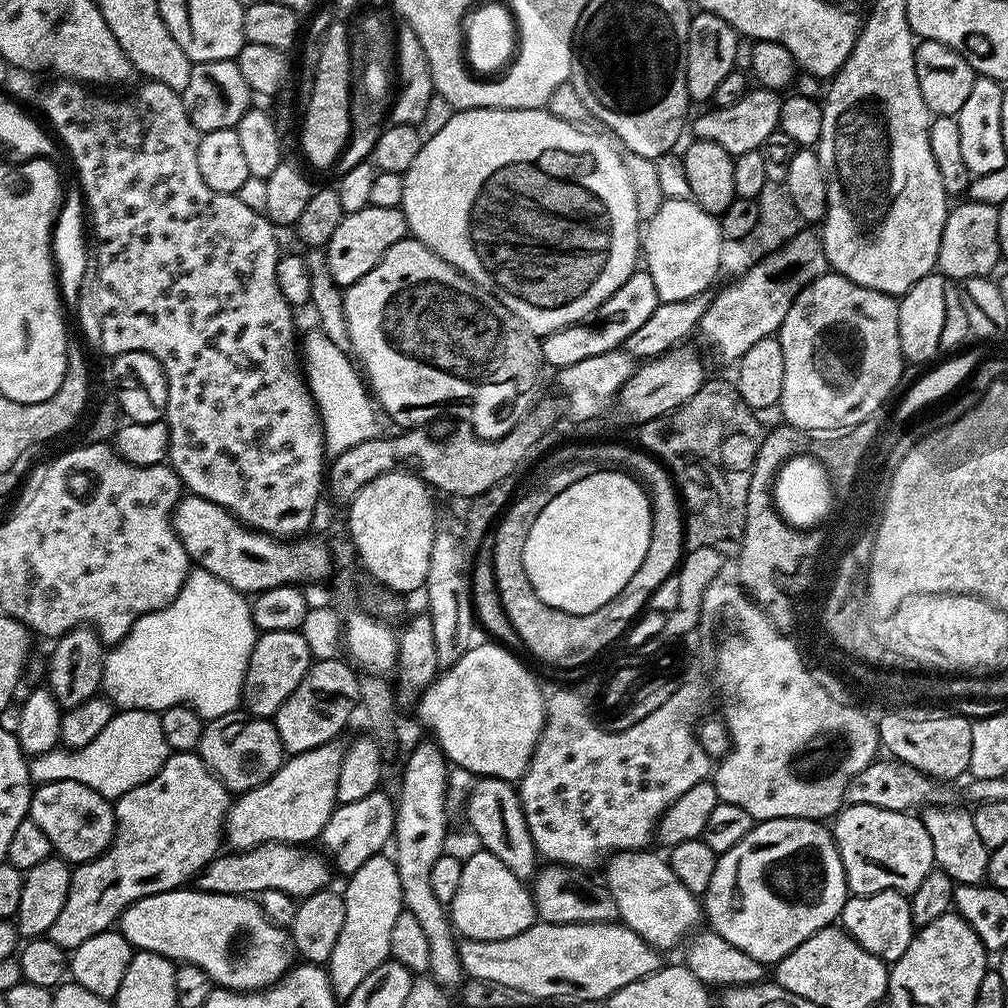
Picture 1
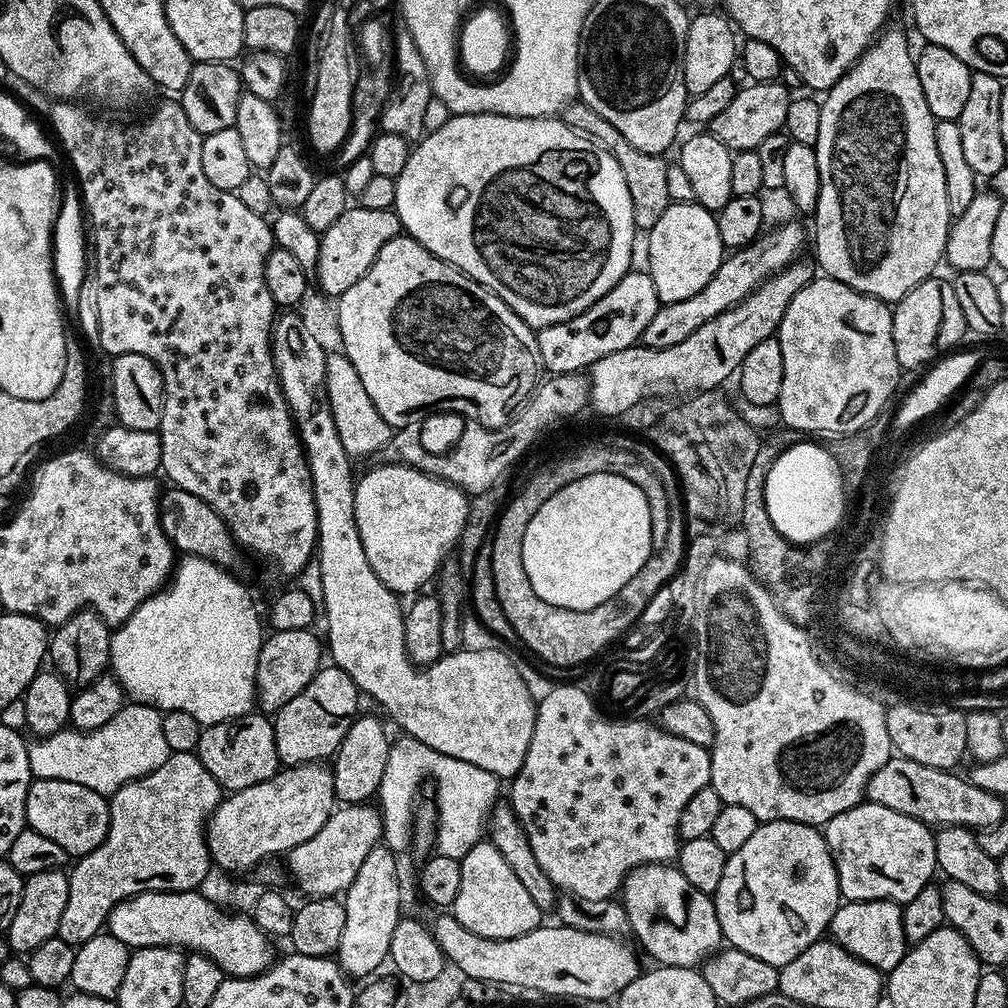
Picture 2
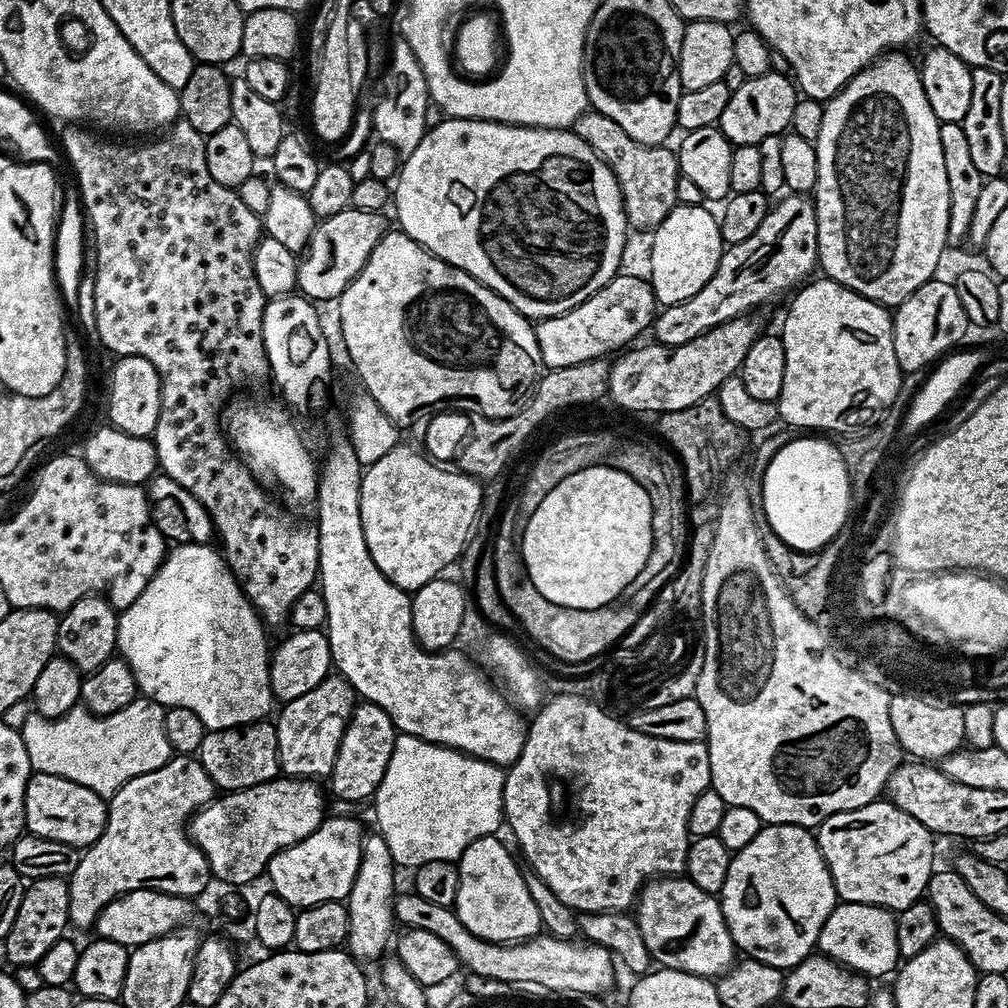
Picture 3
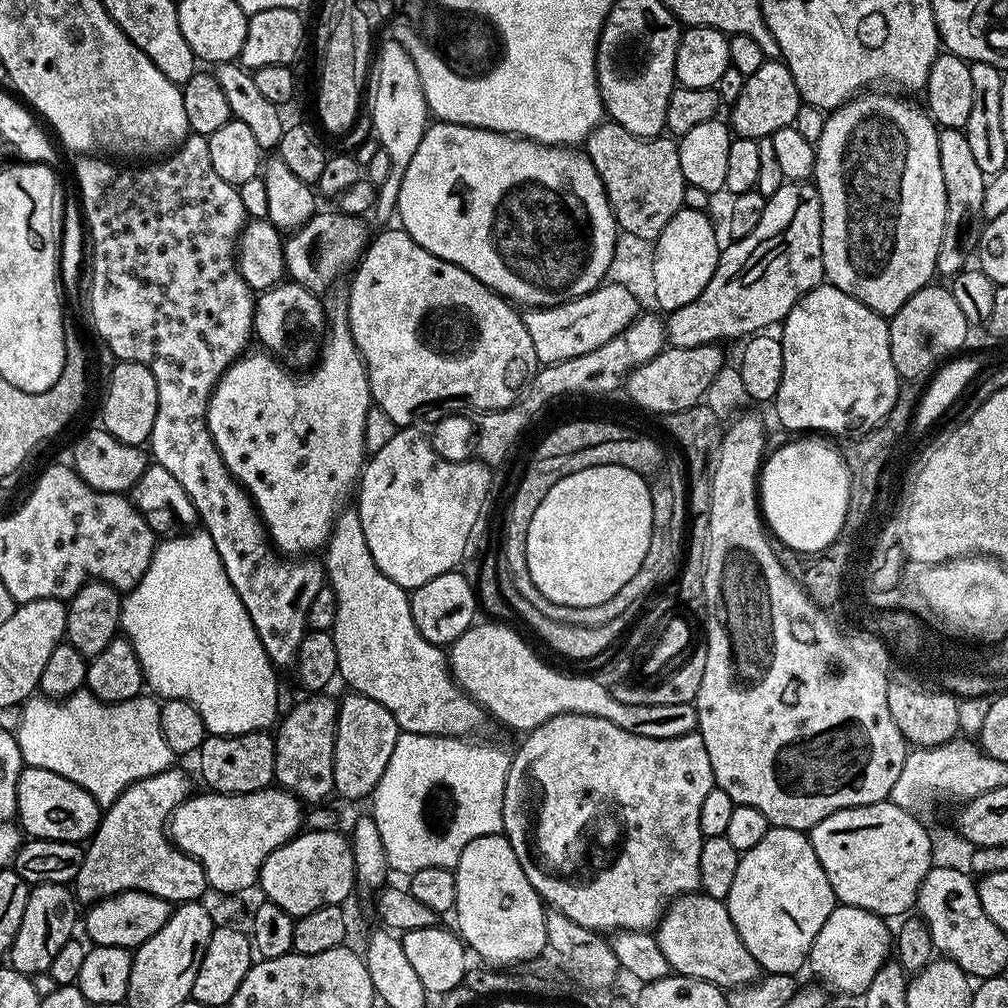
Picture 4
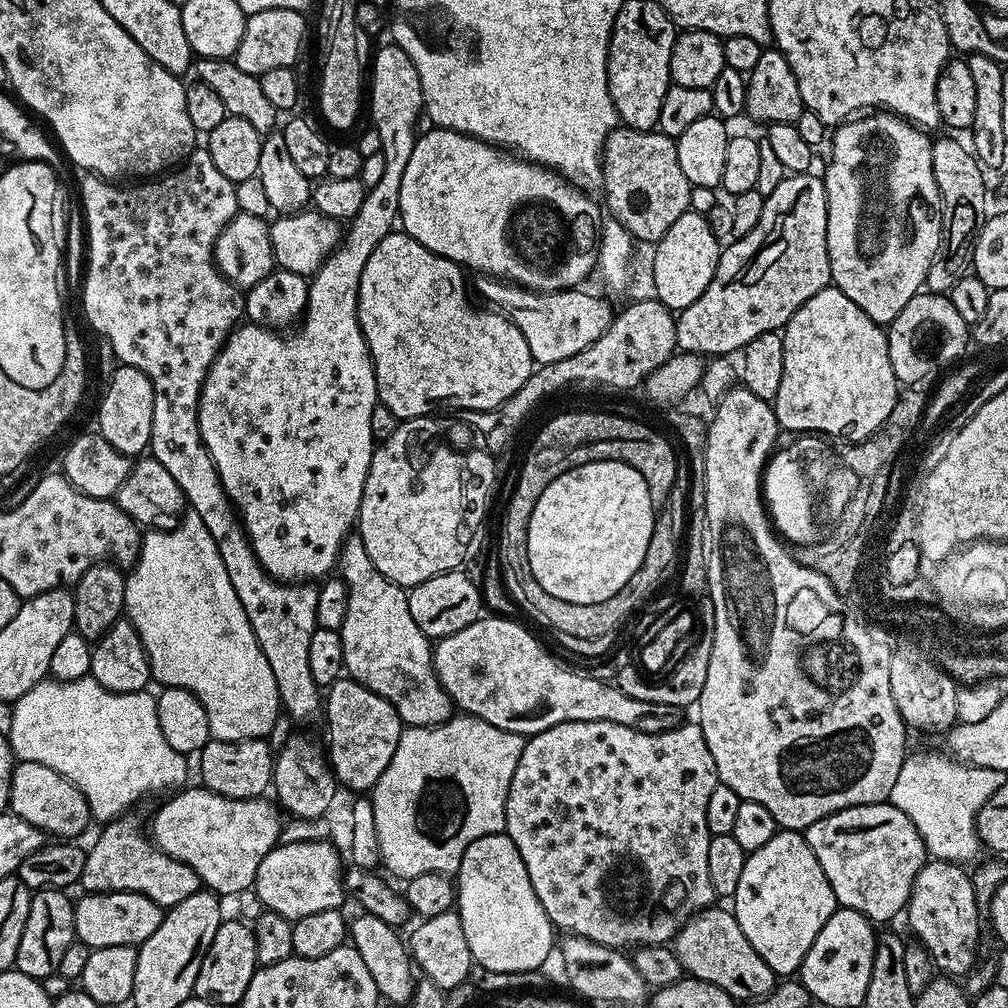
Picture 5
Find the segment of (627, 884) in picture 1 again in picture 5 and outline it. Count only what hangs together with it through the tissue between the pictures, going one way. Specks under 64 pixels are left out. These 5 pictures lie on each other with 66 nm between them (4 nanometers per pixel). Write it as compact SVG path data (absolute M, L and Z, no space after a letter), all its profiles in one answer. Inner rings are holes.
M713 906L685 920L674 937L674 951L678 962L691 979L705 980L730 994L737 1002L751 1002L772 992L778 982L775 972L758 958L754 946L742 934L736 917L727 907Z

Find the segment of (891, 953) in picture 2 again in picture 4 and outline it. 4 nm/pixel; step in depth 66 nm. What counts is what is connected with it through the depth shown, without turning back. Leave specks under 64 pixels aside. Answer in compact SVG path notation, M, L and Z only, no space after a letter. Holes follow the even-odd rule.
M840 904L822 922L822 930L814 938L808 951L807 971L812 971L825 989L833 988L844 996L863 997L864 991L874 982L874 974L883 964L889 963L894 948L894 936L886 925L885 917L875 916L870 910L858 906Z

